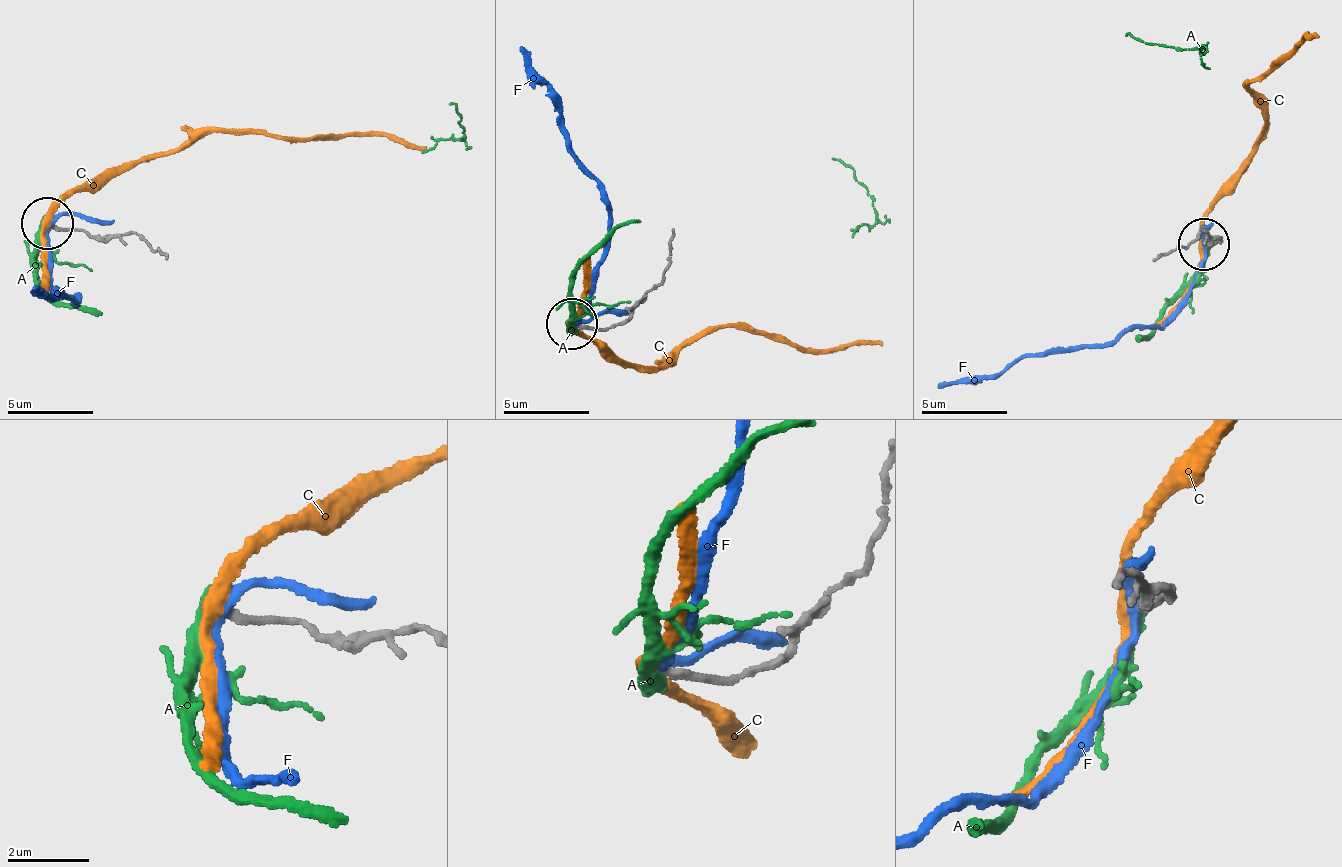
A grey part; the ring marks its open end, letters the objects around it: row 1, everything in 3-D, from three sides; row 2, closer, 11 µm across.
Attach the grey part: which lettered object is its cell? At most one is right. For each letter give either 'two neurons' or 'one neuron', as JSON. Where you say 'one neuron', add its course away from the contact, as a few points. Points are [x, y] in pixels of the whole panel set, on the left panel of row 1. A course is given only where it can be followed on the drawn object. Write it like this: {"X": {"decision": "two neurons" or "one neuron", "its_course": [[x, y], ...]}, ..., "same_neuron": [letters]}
{"A": {"decision": "two neurons"}, "C": {"decision": "two neurons"}, "F": {"decision": "two neurons"}, "same_neuron": []}

